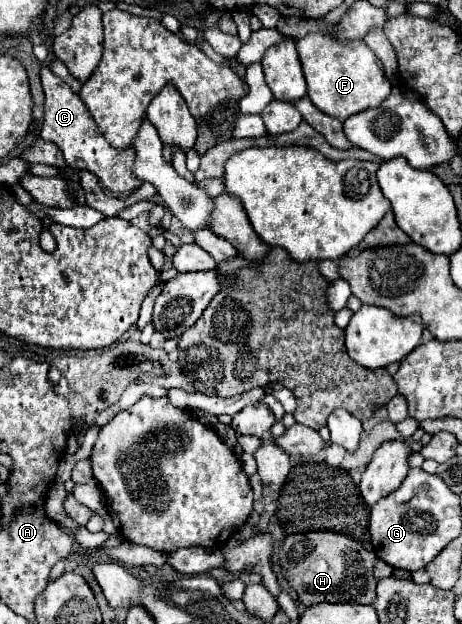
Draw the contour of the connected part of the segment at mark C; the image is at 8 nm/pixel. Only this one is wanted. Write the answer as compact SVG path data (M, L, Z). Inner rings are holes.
M48 68L40 70L40 78L42 78L42 88L44 88L44 126L42 126L42 138L54 142L62 154L64 160L70 168L74 170L88 170L92 172L106 190L110 190L112 194L130 194L134 190L138 190L142 186L142 182L138 182L138 178L134 178L134 148L126 148L126 150L114 150L114 146L110 146L104 138L104 134L98 130L94 118L90 116L90 112L86 110L84 102L80 100L78 94L72 92L72 88L60 80L58 76L54 76Z

